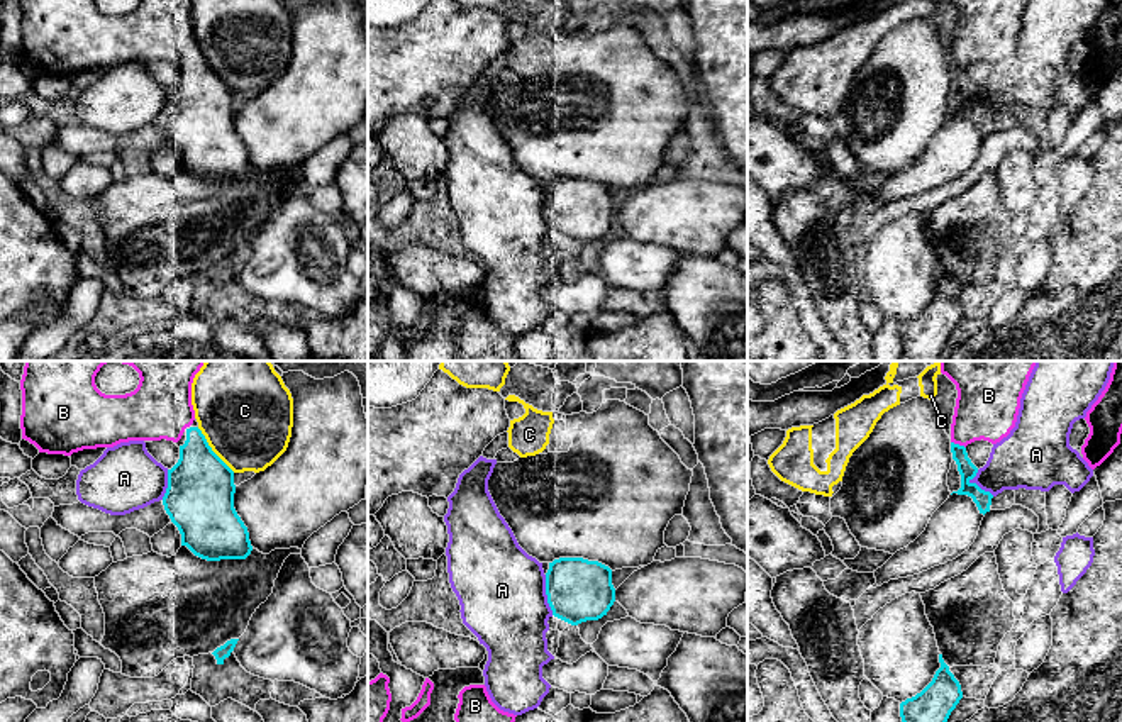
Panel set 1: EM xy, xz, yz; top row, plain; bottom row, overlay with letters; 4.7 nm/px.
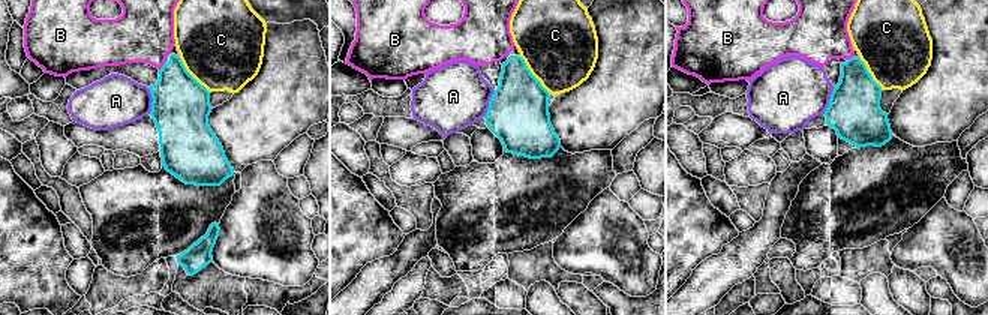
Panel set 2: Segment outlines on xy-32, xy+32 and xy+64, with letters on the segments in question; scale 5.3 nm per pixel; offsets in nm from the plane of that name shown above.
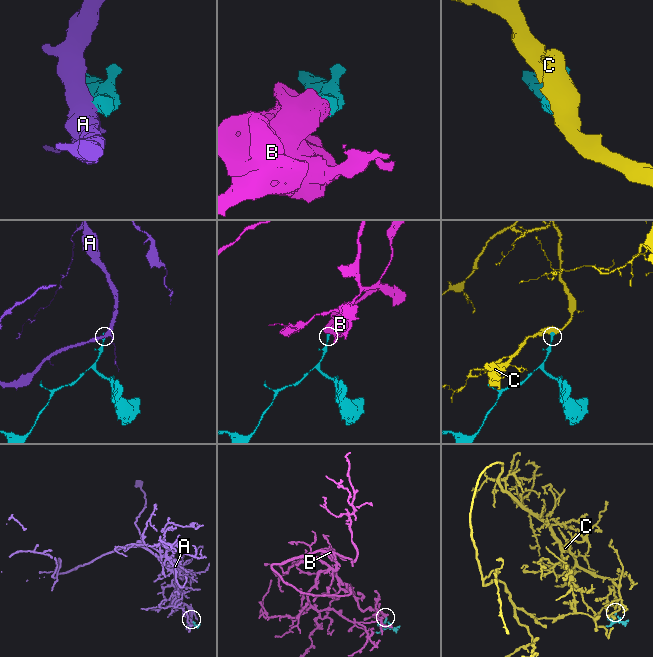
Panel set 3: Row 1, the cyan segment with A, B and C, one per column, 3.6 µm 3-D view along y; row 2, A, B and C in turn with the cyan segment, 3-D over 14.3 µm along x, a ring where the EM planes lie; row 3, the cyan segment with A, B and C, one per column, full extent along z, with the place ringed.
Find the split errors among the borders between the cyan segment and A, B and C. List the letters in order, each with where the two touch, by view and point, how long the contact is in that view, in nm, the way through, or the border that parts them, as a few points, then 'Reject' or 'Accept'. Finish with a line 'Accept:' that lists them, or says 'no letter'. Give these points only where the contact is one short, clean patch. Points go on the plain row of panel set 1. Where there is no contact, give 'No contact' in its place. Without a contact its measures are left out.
A: Touches cyan at xz (546, 214). Shared border 200 nm. Reject
B: Touches cyan at yz (958, 65). Shared border 80 nm. Accept
C: Touches cyan at xy (211, 70). Shared border 280 nm. Boundary: xy (197, 48), (207, 65), (234, 92). Reject
Accept: B

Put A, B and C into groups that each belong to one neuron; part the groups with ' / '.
A / B / C

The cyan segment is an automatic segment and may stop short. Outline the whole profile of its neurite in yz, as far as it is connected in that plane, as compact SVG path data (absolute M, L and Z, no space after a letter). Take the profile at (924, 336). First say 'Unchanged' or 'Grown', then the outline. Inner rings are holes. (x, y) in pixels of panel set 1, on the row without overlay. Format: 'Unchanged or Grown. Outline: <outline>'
Unchanged. Outline: M942 275L932 302L915 317L900 324L903 354L900 361L939 361L941 353L963 319L961 305L949 292Z

